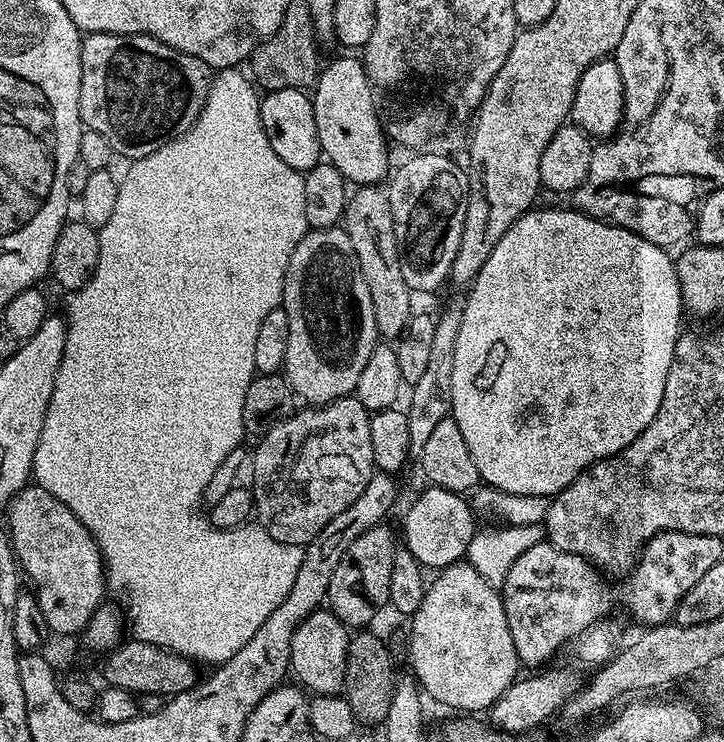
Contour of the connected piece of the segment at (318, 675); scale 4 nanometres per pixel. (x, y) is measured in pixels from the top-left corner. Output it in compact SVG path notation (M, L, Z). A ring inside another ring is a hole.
M327 607L311 612L294 630L294 642L290 642L290 672L309 693L334 695L343 689L346 678L350 629Z

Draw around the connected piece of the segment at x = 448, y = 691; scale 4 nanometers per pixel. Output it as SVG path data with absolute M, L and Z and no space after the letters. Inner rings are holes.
M459 562L450 565L439 573L440 576L436 581L427 585L427 591L422 598L422 604L417 612L410 617L412 623L412 637L408 640L408 656L412 659L411 673L416 677L421 689L425 693L428 692L440 704L445 704L448 708L457 708L460 714L480 714L483 710L491 709L495 700L502 698L502 694L509 686L518 679L518 670L521 671L522 665L518 654L514 650L514 638L510 638L510 626L506 622L506 610L504 609L503 595L490 583L486 582L486 578L482 578L482 574L478 574L478 570L474 570L474 566L467 562Z

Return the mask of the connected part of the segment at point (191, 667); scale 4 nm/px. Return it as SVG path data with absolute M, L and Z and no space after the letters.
M135 638L125 639L117 644L103 660L107 683L111 687L130 690L134 694L158 692L165 698L171 698L180 692L189 692L198 683L197 665L187 656L180 656L177 652L171 652L169 648L159 648L150 642L142 642Z

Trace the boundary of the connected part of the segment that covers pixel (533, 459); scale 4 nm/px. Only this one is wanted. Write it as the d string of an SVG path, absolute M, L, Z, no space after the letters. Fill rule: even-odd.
M571 206L540 207L525 212L517 218L514 226L510 226L510 230L506 230L506 234L502 234L490 258L486 258L486 266L478 270L476 279L467 289L469 292L464 300L462 326L458 330L458 346L454 346L450 419L458 422L462 439L474 457L474 466L478 466L478 474L487 487L510 494L538 494L551 498L570 486L570 482L574 482L574 478L578 478L578 474L585 472L591 464L626 450L626 446L630 446L630 442L634 442L634 438L638 438L638 434L642 434L642 430L654 422L654 414L658 414L658 406L662 406L662 390L666 390L666 374L670 374L674 346L682 331L680 312L684 307L676 260L668 257L669 249L646 242L646 238L642 238L638 232L607 224L605 220L596 220Z

